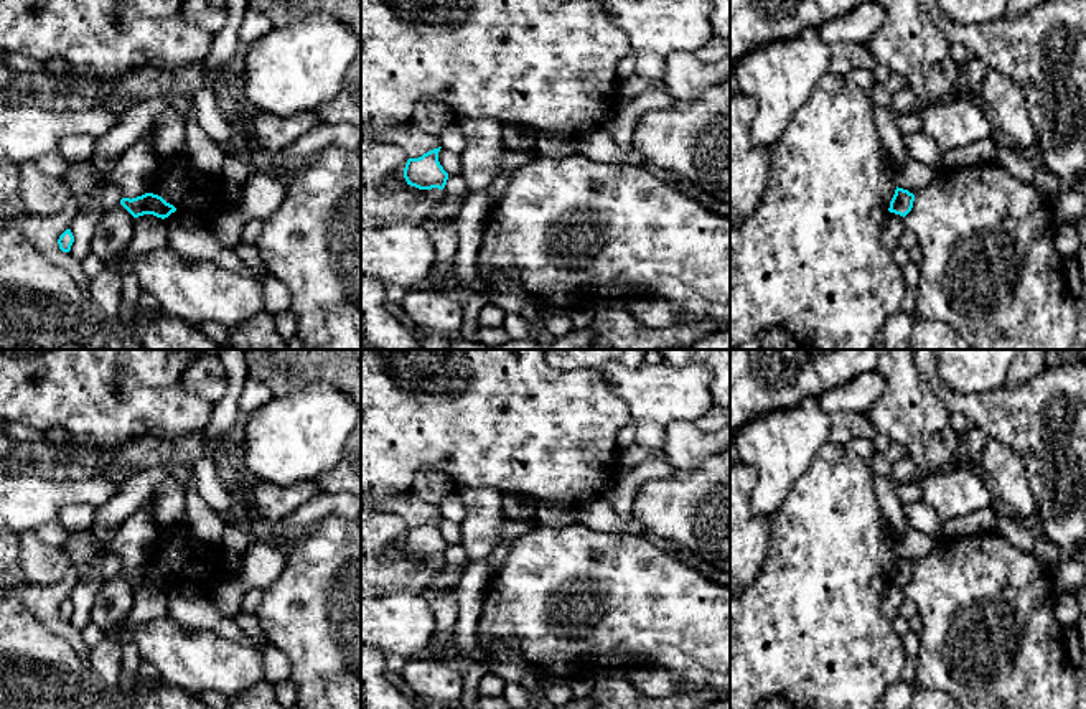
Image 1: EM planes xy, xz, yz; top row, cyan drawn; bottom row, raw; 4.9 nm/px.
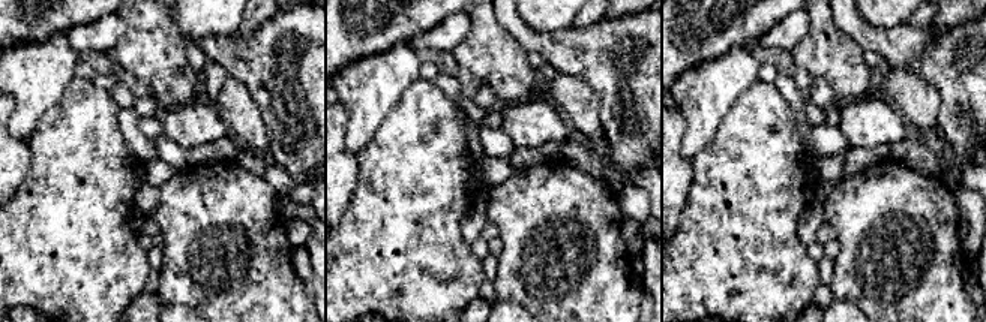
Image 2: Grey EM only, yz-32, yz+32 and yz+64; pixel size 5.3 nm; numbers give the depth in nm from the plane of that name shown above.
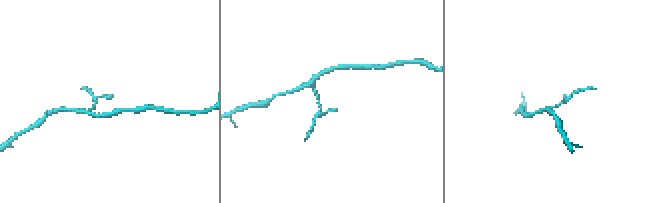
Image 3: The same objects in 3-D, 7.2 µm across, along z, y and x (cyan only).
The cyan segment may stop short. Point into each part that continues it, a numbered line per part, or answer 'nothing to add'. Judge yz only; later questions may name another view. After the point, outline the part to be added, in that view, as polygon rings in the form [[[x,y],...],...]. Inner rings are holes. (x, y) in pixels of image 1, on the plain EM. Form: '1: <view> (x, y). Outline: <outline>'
nothing to add

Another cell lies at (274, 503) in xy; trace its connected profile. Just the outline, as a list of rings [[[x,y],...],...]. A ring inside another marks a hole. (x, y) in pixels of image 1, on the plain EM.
[[[315,480],[298,481],[290,486],[277,486],[269,481],[257,481],[250,501],[250,511],[260,518],[282,524],[297,508],[320,493]]]

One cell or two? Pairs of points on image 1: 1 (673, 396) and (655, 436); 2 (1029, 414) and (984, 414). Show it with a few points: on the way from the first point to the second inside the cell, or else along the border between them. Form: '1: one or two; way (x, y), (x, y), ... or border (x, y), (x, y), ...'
1: two; border (636, 421), (655, 421), (663, 427)
2: one; way (1017, 414), (996, 414)

